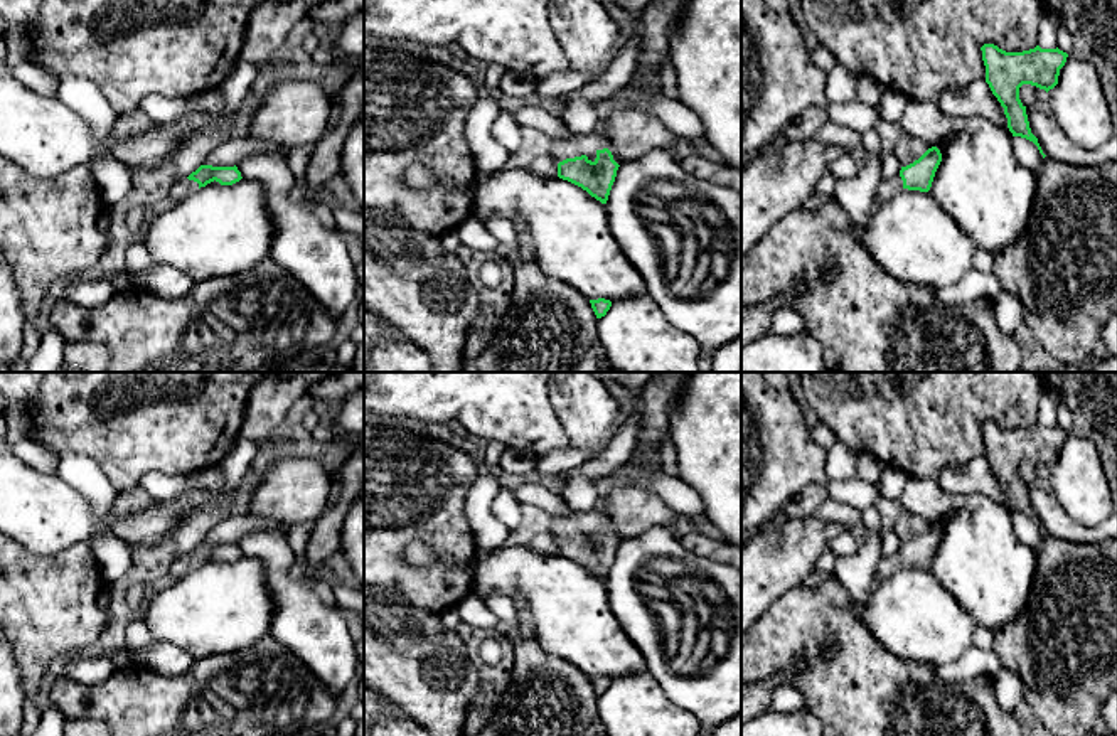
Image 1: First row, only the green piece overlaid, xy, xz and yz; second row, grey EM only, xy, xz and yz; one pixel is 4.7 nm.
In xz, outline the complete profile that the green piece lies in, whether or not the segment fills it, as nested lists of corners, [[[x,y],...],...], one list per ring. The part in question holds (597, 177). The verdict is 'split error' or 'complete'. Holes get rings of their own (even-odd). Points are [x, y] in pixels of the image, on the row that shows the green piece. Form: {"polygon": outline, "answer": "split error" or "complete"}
{"polygon": [[[598,131],[556,140],[558,177],[607,204],[620,167],[607,147],[608,141]]], "answer": "split error"}

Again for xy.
{"polygon": [[[200,165],[195,172],[192,172],[187,179],[182,179],[172,190],[170,195],[175,200],[189,199],[197,189],[206,187],[211,182],[219,182],[221,185],[232,185],[239,182],[241,172],[238,167],[212,167]]], "answer": "split error"}

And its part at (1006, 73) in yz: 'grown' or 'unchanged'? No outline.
unchanged

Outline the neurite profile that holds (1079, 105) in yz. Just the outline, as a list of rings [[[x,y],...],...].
[[[1068,56],[1048,101],[1051,116],[1078,145],[1095,150],[1114,136],[1109,103],[1092,64]]]

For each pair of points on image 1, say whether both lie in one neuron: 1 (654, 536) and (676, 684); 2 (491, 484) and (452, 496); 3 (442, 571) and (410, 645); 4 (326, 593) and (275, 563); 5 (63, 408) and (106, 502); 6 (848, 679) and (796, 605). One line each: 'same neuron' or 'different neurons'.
1: same neuron
2: different neurons
3: different neurons
4: different neurons
5: different neurons
6: same neuron

